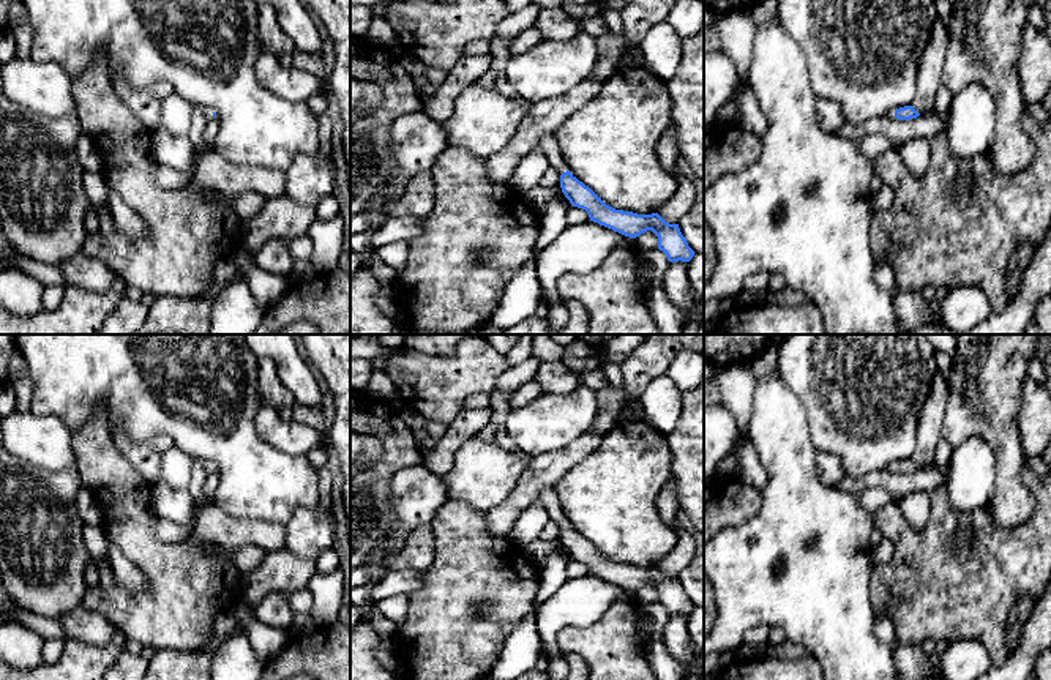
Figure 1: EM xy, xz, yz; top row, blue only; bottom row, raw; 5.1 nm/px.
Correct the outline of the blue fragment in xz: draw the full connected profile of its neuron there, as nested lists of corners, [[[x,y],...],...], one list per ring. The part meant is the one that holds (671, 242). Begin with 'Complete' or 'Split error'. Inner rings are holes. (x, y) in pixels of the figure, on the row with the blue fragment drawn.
Split error. [[[543,134],[540,147],[549,166],[560,172],[560,188],[573,207],[589,213],[590,221],[598,222],[625,237],[636,238],[652,230],[658,237],[658,249],[669,262],[690,262],[694,251],[688,246],[679,224],[666,222],[658,213],[638,215],[633,211],[615,210],[606,205],[589,186],[579,181],[563,161],[555,134]]]

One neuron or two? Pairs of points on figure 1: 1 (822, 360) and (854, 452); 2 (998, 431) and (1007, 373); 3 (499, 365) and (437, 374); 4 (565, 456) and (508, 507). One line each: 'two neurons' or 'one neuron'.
1: one neuron
2: one neuron
3: one neuron
4: one neuron

